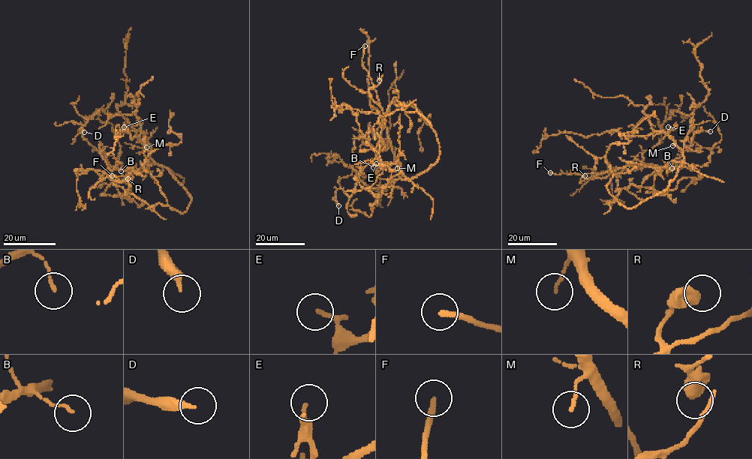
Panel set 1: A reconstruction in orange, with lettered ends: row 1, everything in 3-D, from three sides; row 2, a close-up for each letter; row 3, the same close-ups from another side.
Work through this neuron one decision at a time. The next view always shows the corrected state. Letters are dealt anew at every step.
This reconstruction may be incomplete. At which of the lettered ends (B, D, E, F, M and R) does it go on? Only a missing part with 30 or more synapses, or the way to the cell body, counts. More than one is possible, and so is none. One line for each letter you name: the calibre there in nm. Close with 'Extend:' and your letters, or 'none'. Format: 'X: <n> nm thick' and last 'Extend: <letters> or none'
Extend: none

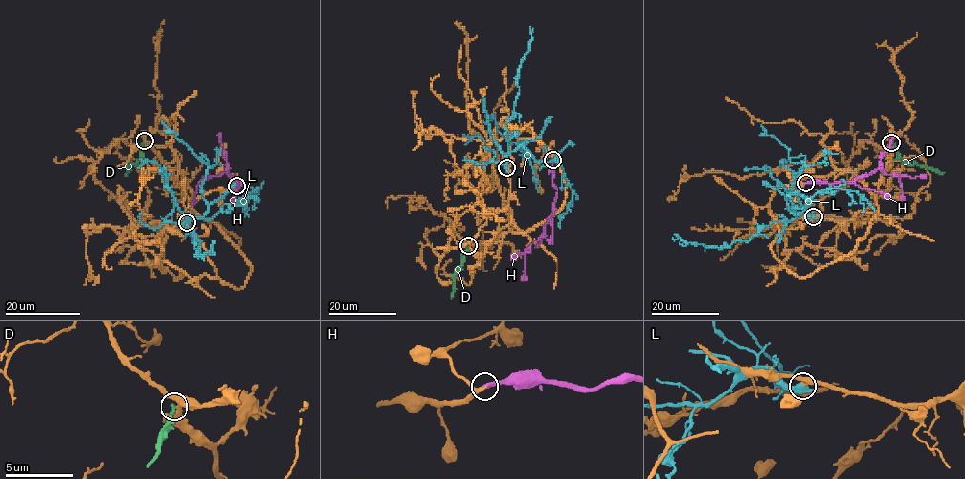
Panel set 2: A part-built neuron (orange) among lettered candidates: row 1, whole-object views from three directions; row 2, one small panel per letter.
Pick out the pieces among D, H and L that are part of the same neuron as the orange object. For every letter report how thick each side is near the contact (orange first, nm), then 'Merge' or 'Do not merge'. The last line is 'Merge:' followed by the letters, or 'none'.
D: Thickness 360 nm (orange) against 280 nm. Do not merge
H: Thickness 240 nm (orange) against 320 nm. Merge
L: Thickness 120 nm (orange) against 440 nm. Do not merge
Merge: H

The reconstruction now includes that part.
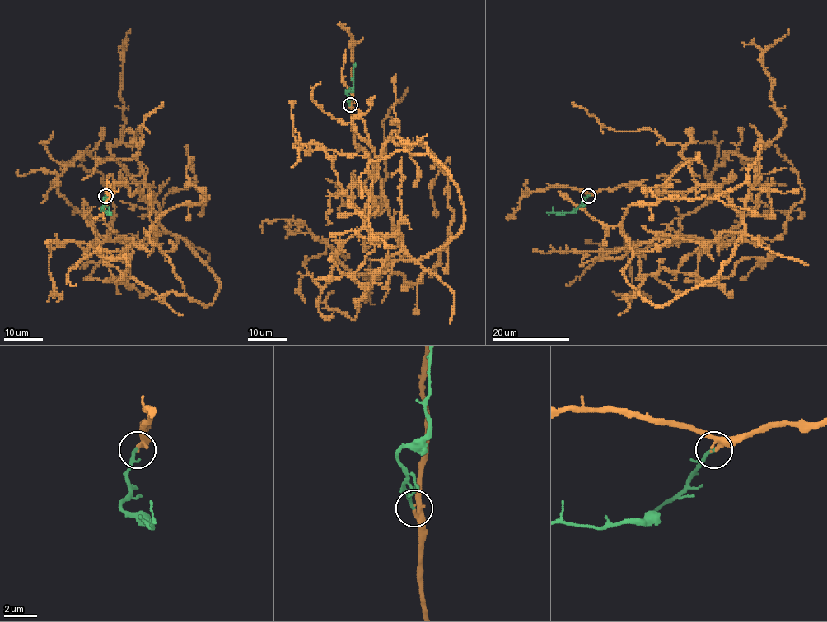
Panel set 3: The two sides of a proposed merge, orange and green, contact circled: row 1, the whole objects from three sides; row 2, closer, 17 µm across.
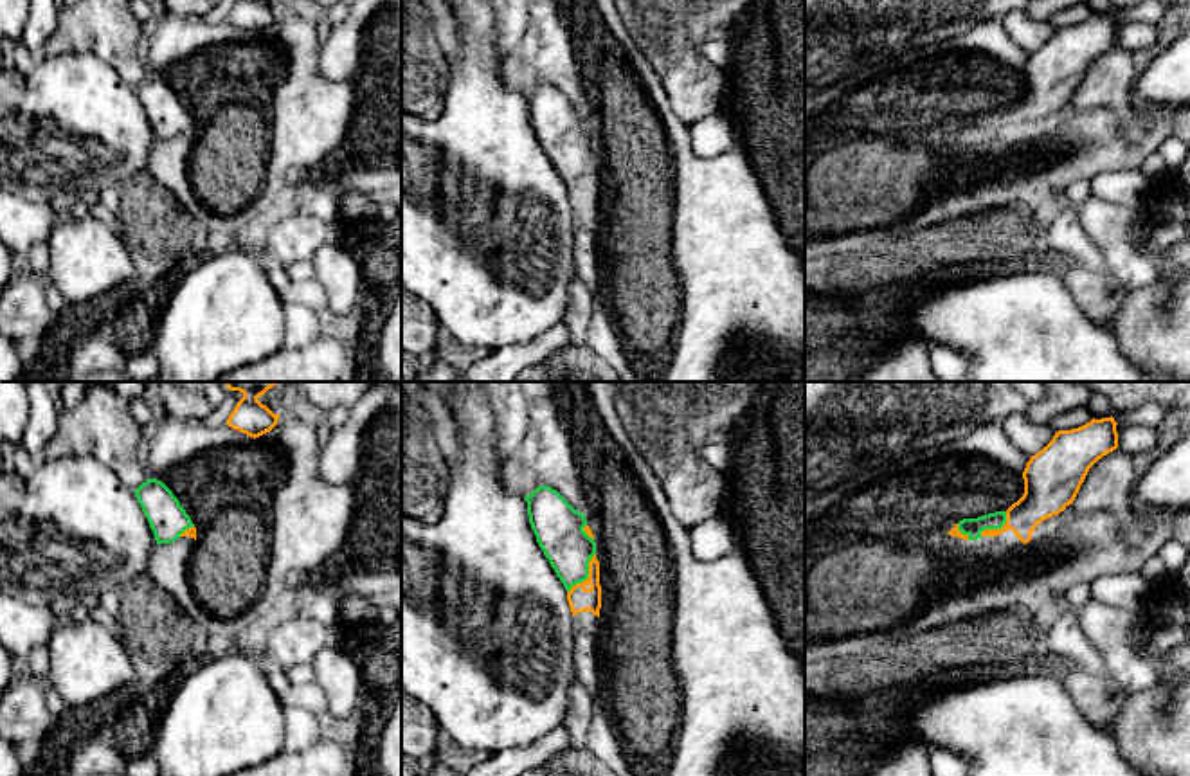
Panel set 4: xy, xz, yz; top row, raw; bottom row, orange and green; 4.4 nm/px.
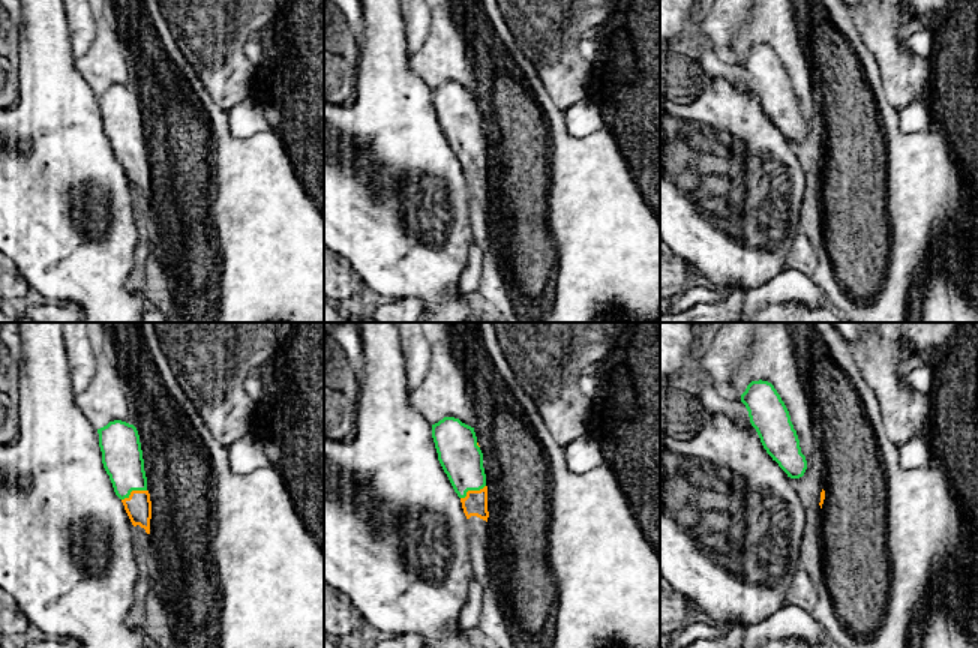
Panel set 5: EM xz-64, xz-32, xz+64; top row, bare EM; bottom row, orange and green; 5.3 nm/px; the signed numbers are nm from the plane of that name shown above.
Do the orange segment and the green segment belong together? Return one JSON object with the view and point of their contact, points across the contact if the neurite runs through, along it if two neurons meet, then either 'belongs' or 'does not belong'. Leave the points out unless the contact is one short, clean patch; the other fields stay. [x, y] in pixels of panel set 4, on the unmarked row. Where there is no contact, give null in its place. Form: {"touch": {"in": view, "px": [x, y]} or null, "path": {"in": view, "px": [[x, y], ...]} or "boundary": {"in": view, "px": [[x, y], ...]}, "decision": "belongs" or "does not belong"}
{"touch": {"in": "xz", "px": [589, 171]}, "path": {"in": "xz", "px": [[580, 197], [580, 180], [589, 171], [573, 155], [558, 125]]}, "decision": "belongs"}

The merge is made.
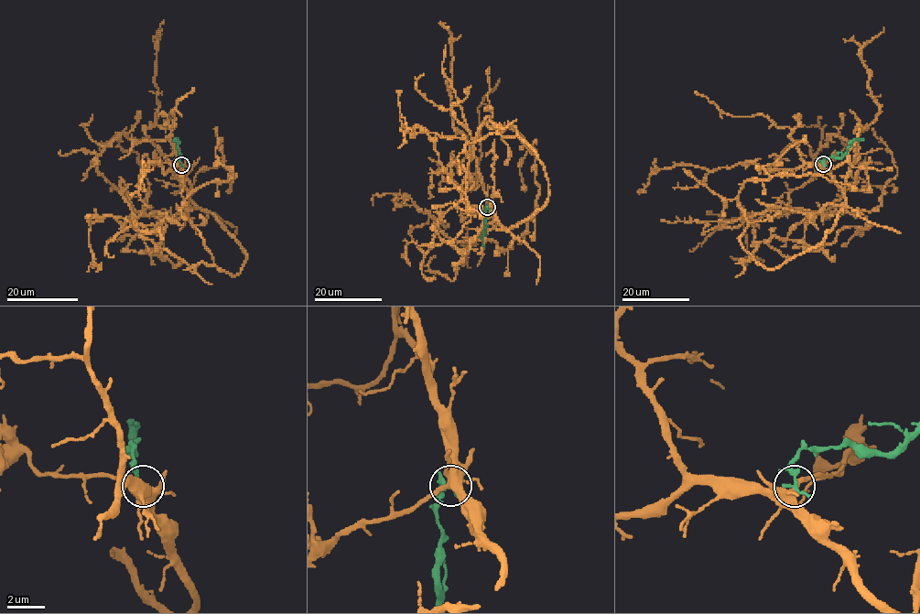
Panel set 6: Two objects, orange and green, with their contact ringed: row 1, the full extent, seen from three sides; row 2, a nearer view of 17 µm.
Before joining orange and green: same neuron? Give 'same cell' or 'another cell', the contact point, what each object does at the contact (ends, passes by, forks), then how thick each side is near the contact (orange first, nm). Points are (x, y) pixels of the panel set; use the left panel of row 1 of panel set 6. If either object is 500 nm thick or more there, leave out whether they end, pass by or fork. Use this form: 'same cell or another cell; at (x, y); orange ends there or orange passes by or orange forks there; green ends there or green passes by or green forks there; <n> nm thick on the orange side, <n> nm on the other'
another cell; at (181, 165); orange forks there; green ends there; 380 nm thick on the orange side, 260 nm on the other

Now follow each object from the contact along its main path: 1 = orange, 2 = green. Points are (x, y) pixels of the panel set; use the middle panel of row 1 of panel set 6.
1: (487, 207), (509, 229), (547, 199), (544, 164), (511, 124), (487, 123), (521, 136), (539, 195), (494, 255)
2: (487, 207), (483, 247)

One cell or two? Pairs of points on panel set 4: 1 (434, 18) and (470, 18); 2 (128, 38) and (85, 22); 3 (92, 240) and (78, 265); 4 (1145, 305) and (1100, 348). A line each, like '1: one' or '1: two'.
1: two
2: one
3: one
4: two

